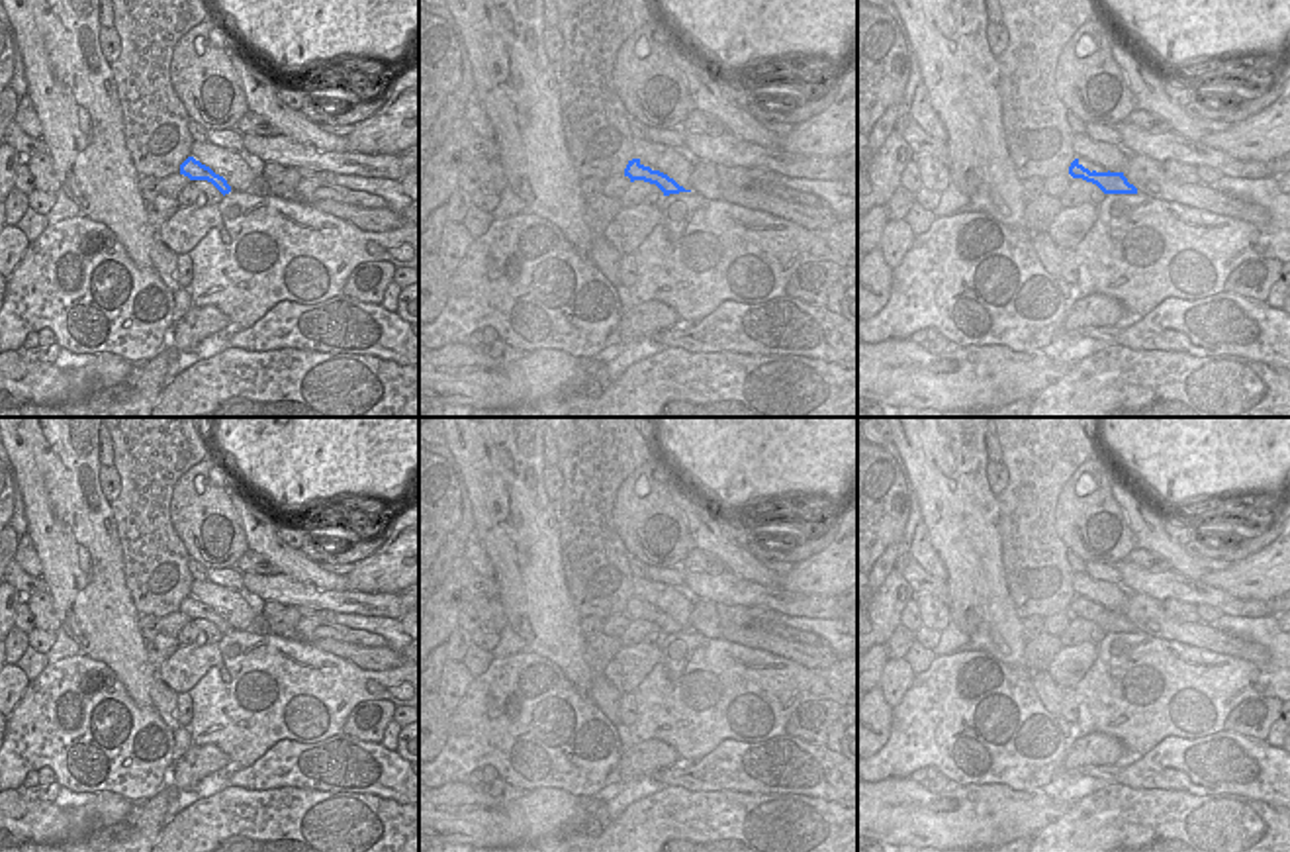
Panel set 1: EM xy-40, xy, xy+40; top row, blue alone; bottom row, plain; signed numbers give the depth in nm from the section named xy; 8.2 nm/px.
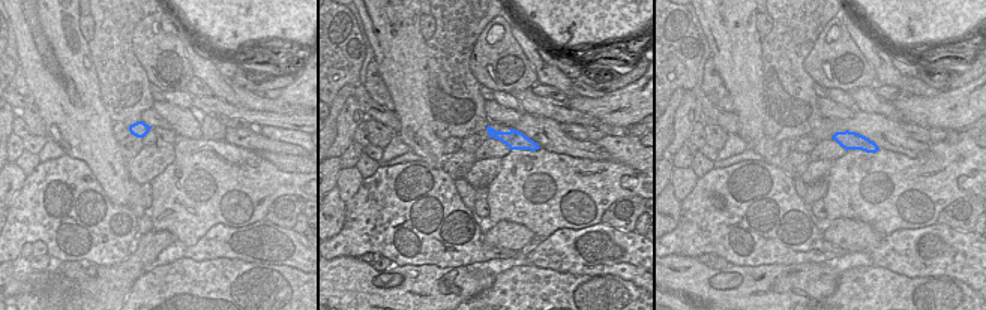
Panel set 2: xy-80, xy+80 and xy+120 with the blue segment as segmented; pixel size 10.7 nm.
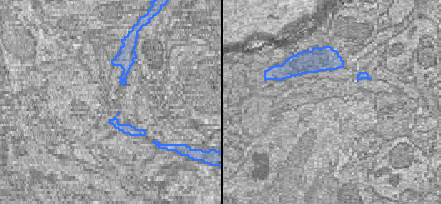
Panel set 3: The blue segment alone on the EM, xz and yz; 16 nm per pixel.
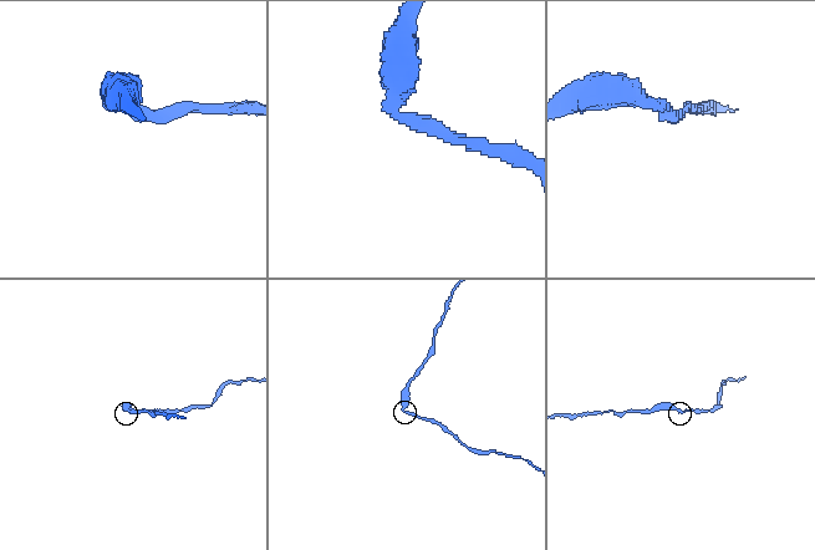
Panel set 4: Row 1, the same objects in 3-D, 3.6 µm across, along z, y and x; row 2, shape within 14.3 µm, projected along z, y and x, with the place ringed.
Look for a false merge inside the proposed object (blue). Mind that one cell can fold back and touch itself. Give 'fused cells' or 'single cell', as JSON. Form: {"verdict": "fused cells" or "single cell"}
{"verdict": "fused cells"}

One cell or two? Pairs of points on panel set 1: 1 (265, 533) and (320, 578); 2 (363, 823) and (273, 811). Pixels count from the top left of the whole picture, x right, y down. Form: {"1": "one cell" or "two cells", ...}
{"1": "one cell", "2": "one cell"}

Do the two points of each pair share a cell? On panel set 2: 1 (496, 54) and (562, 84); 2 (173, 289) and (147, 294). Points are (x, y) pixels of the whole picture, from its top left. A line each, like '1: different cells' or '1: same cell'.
1: different cells
2: same cell

